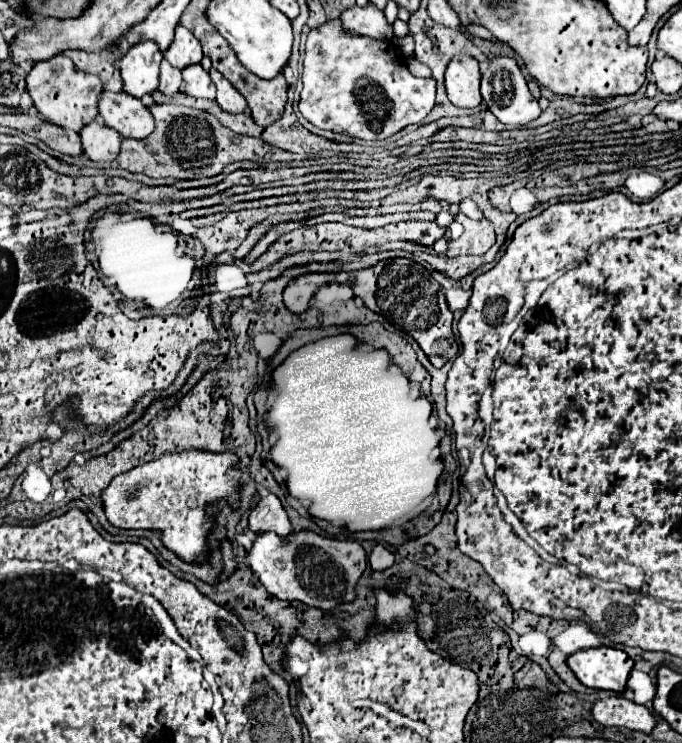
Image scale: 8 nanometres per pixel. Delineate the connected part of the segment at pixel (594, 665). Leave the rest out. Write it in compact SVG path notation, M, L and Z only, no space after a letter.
M588 648L568 658L570 670L588 688L624 692L634 660L616 648Z

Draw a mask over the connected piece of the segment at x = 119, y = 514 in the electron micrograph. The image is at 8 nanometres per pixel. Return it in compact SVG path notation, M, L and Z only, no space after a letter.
M184 450L164 454L158 460L140 464L116 476L102 492L104 512L112 526L122 530L144 528L160 532L162 544L184 562L204 562L208 556L208 534L214 532L218 516L206 512L216 502L226 502L232 510L240 506L240 480L228 472L240 462L232 452Z

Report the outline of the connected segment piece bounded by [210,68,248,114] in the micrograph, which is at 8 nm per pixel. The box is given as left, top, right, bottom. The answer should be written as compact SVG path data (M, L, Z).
M212 68L210 70L210 76L212 76L212 82L216 84L218 88L218 96L216 96L216 104L224 110L224 112L232 112L232 114L242 114L246 112L248 104L244 100L244 96L232 88L232 84L216 70Z

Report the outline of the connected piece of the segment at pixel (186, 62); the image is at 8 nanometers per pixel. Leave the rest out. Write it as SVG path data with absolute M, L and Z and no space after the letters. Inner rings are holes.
M178 26L176 38L174 38L172 46L166 50L164 58L178 70L184 70L186 66L192 66L192 64L200 64L200 60L202 60L200 42L196 40L196 36L190 30Z

